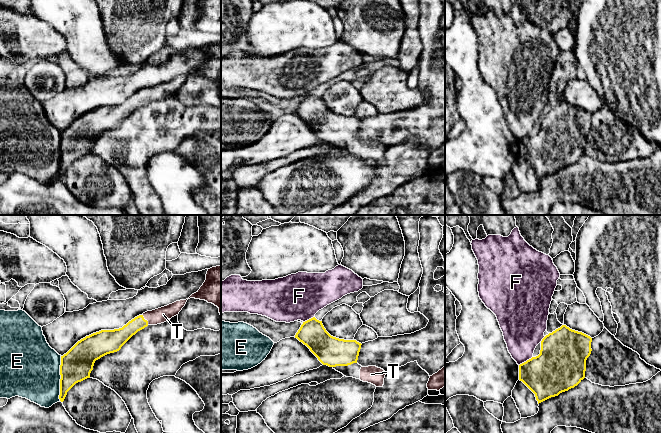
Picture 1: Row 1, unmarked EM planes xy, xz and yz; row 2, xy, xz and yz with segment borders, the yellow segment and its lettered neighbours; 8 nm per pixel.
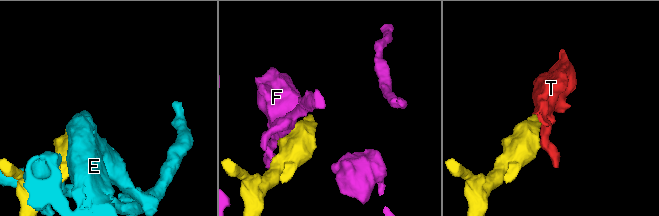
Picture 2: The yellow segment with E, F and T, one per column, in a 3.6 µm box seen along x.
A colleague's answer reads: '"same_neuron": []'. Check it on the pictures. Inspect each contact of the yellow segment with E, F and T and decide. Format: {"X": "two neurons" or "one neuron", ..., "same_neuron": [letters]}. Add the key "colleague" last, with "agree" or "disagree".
{"E": "two neurons", "F": "two neurons", "T": "one neuron", "same_neuron": ["T"], "colleague": "disagree"}

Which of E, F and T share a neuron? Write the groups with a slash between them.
E / F / T

